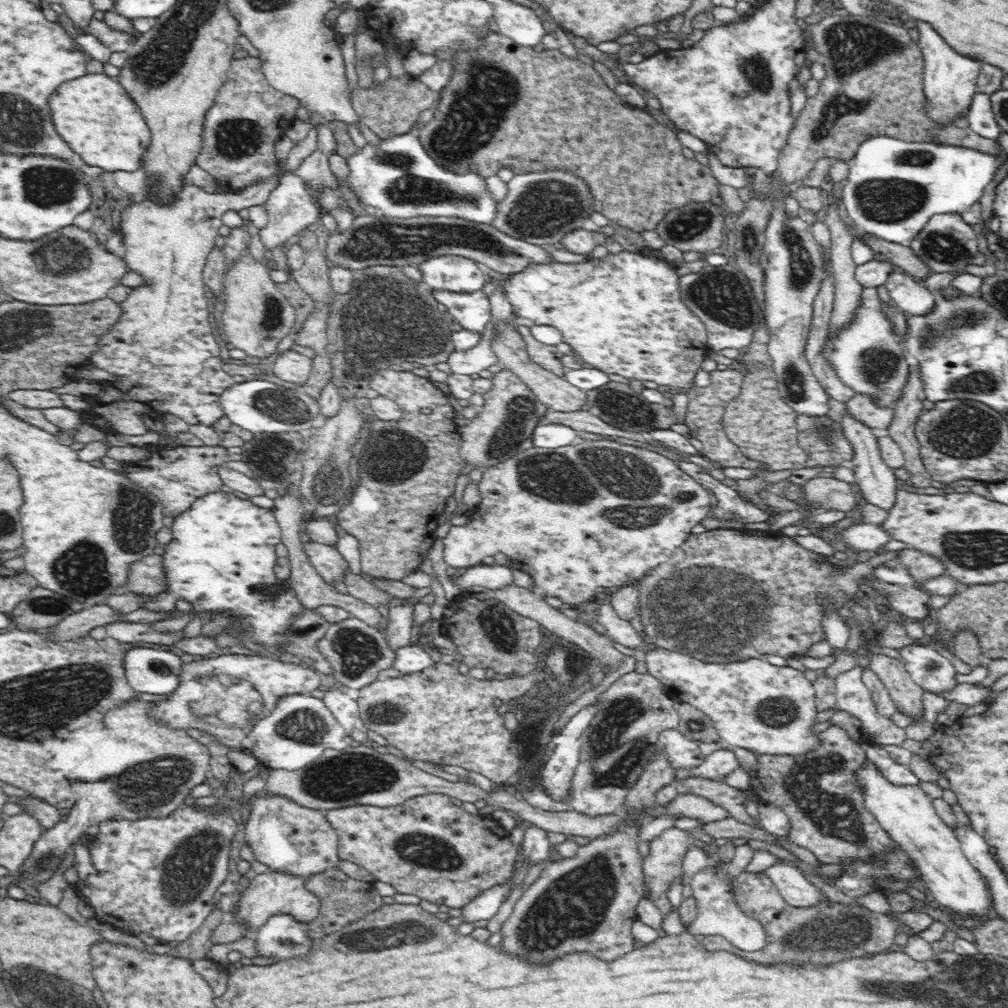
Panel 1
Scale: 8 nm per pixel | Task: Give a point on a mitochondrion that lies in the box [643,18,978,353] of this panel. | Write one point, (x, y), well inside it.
(851, 45)

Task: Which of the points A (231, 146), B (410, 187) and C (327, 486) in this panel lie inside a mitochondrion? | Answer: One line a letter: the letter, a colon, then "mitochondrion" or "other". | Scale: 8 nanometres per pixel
A: mitochondrion
B: mitochondrion
C: mitochondrion

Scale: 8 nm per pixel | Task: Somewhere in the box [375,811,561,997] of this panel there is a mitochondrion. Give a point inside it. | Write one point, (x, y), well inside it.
(420, 849)

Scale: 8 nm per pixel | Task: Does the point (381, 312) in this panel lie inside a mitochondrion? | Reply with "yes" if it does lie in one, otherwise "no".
yes

